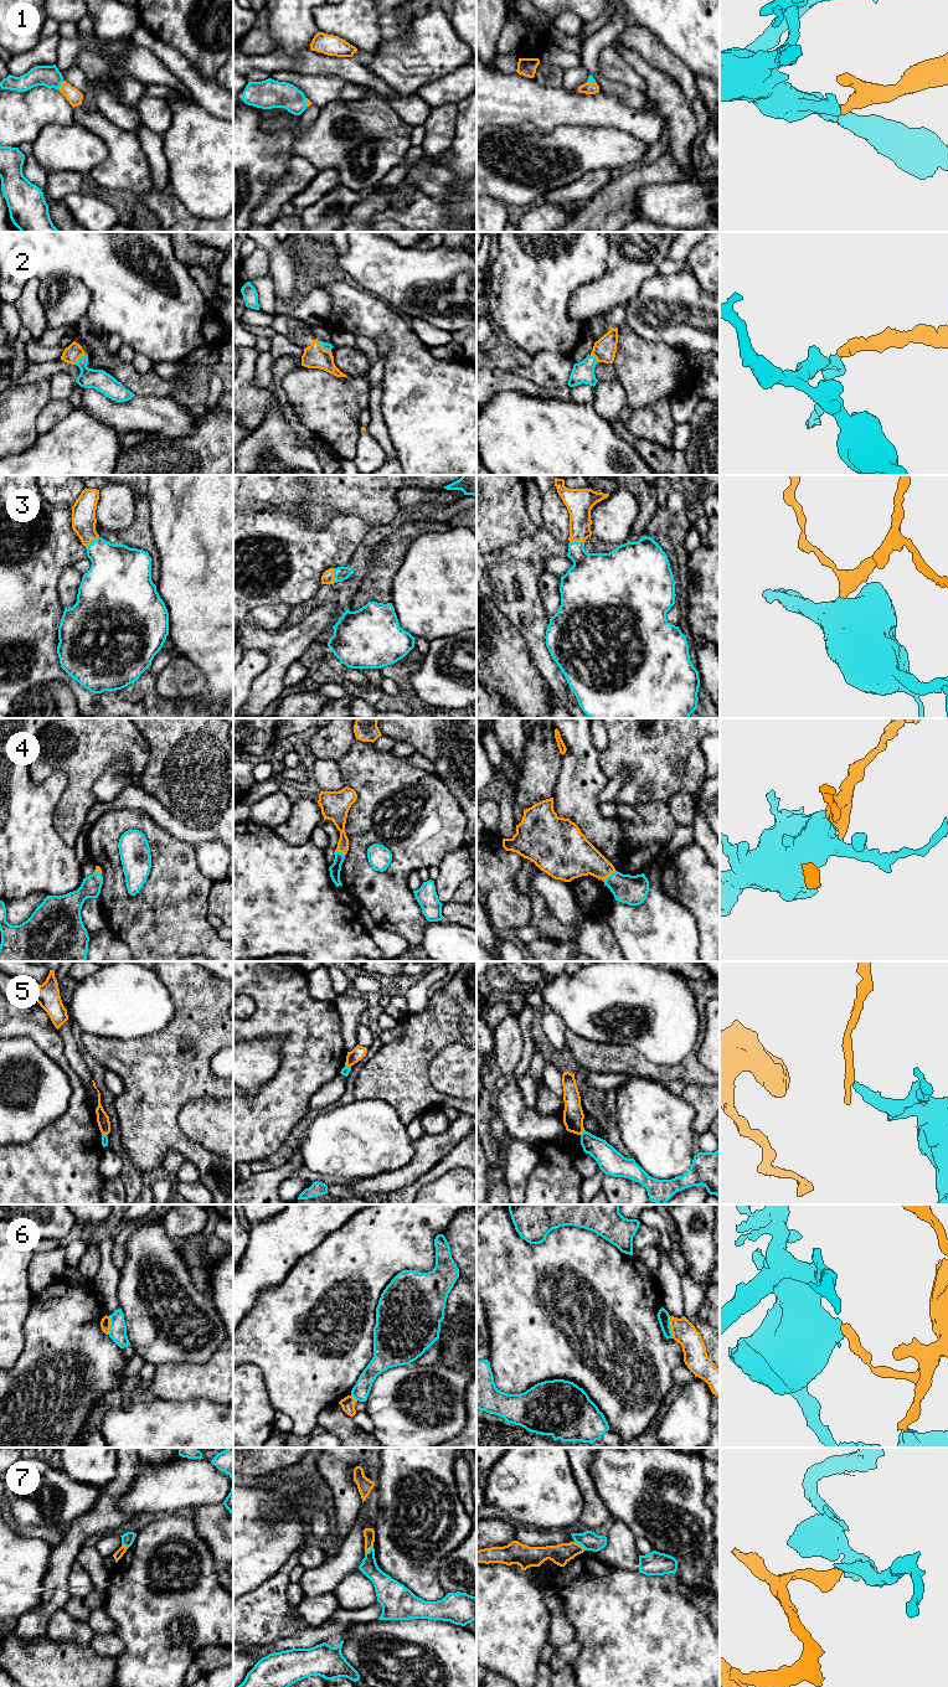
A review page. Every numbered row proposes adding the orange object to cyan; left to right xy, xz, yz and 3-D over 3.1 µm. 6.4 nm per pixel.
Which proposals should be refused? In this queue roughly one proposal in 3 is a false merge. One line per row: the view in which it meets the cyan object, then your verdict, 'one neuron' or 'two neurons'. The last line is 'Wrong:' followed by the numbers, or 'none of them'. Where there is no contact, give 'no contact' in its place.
1: meets cyan in xy; one neuron
2: meets cyan in xy; one neuron
3: meets cyan in xy; one neuron
4: meets cyan in yz; one neuron
5: meets cyan in yz; two neurons
6: meets cyan in yz; two neurons
7: meets cyan in yz; two neurons
Wrong: 5, 6, 7

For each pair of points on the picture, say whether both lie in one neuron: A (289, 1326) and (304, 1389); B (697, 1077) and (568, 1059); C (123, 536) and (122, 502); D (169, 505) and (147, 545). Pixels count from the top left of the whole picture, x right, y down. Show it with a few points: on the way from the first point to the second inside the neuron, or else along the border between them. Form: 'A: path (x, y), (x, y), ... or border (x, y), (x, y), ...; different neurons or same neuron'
A: path (284, 1342), (304, 1363), (304, 1373); same neuron
B: border (566, 1045), (575, 1059), (588, 1072); different neurons
C: border (137, 502), (134, 520), (116, 535); different neurons
D: border (149, 507), (150, 535), (159, 565); different neurons

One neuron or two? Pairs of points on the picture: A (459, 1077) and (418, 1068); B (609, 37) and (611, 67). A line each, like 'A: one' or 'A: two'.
A: two
B: two

